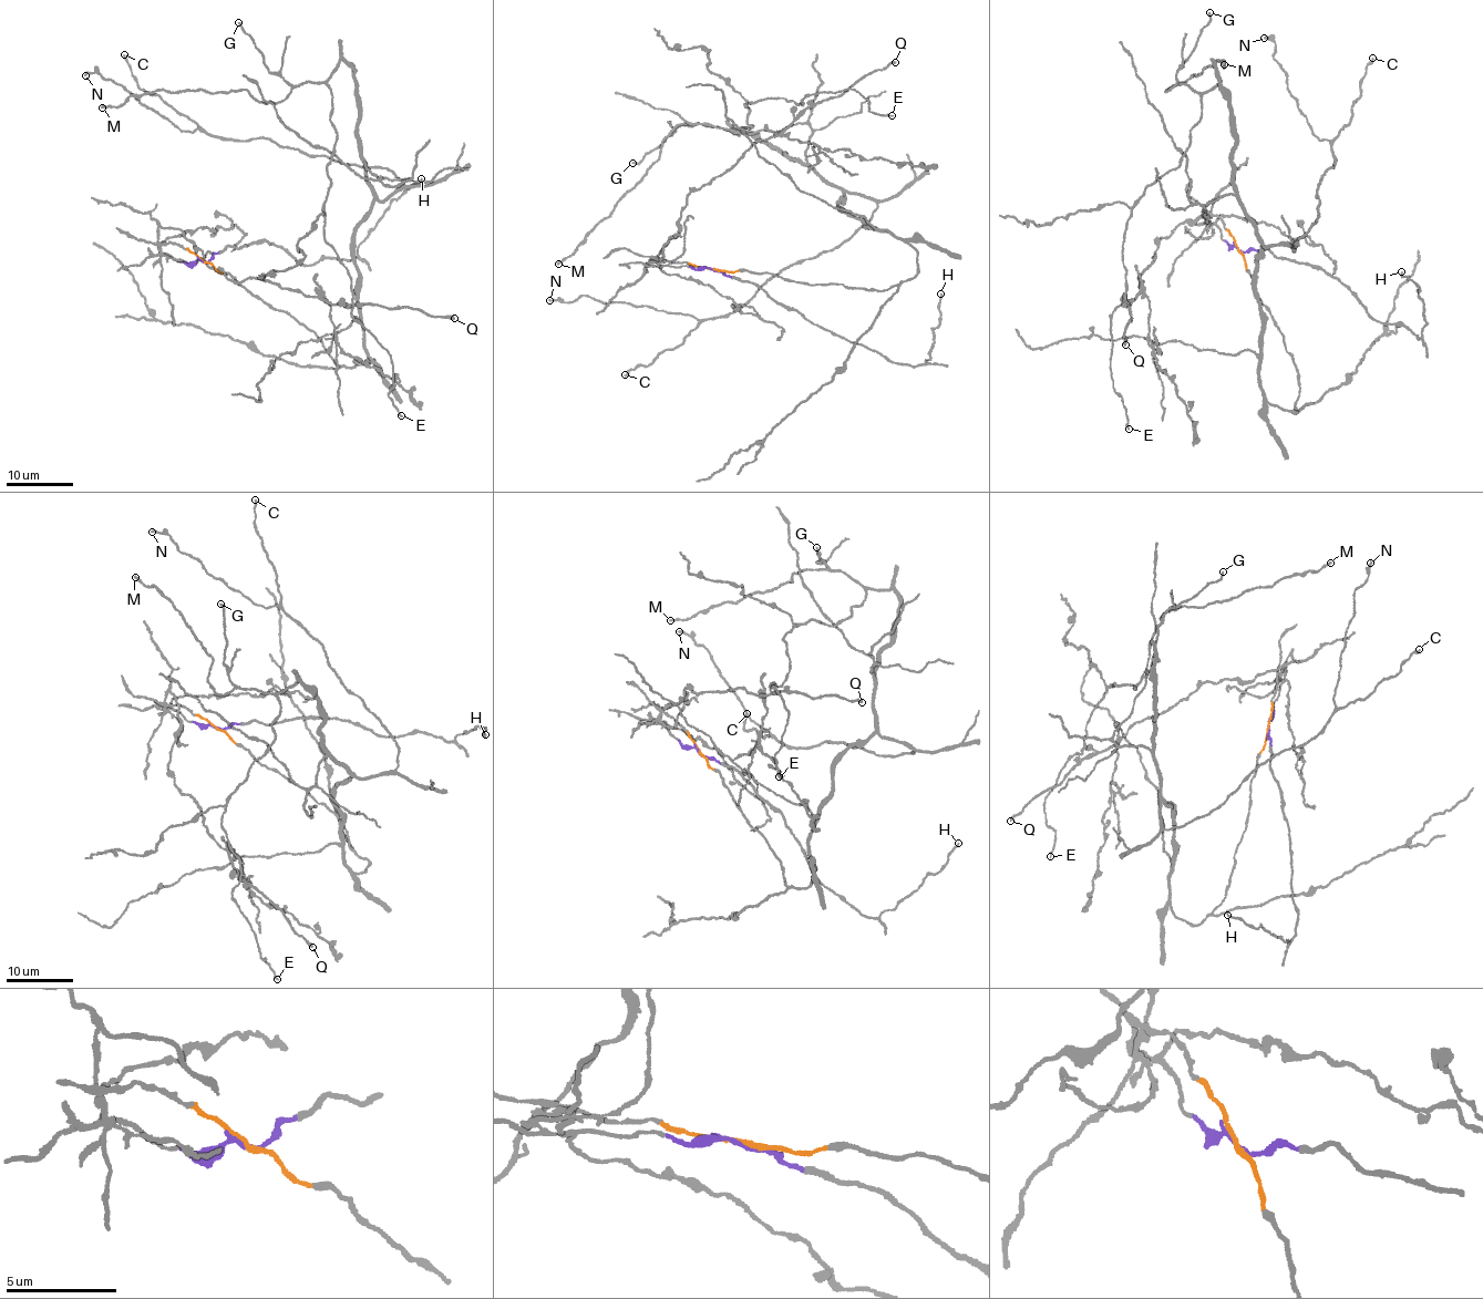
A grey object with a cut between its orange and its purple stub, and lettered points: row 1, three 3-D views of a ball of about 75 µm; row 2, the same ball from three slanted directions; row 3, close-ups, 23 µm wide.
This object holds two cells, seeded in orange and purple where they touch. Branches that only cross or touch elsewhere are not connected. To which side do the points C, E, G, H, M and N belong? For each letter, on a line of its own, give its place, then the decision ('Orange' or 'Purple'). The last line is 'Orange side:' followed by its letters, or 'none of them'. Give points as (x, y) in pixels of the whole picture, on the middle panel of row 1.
C: Place: (625, 374). Orange
E: Place: (892, 115). Orange
G: Place: (632, 163). Orange
H: Place: (940, 294). Purple
M: Place: (558, 264). Orange
N: Place: (549, 300). Orange
Orange side: C, E, G, M, N

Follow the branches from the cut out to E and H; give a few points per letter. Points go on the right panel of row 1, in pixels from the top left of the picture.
E: (1238, 249), (1298, 413), (1258, 384), (1259, 234), (1221, 82), (1126, 226), (1110, 359), (1128, 429)
H: (1238, 249), (1270, 251), (1324, 268), (1381, 323), (1402, 325), (1420, 339), (1425, 323), (1420, 290), (1401, 272)

